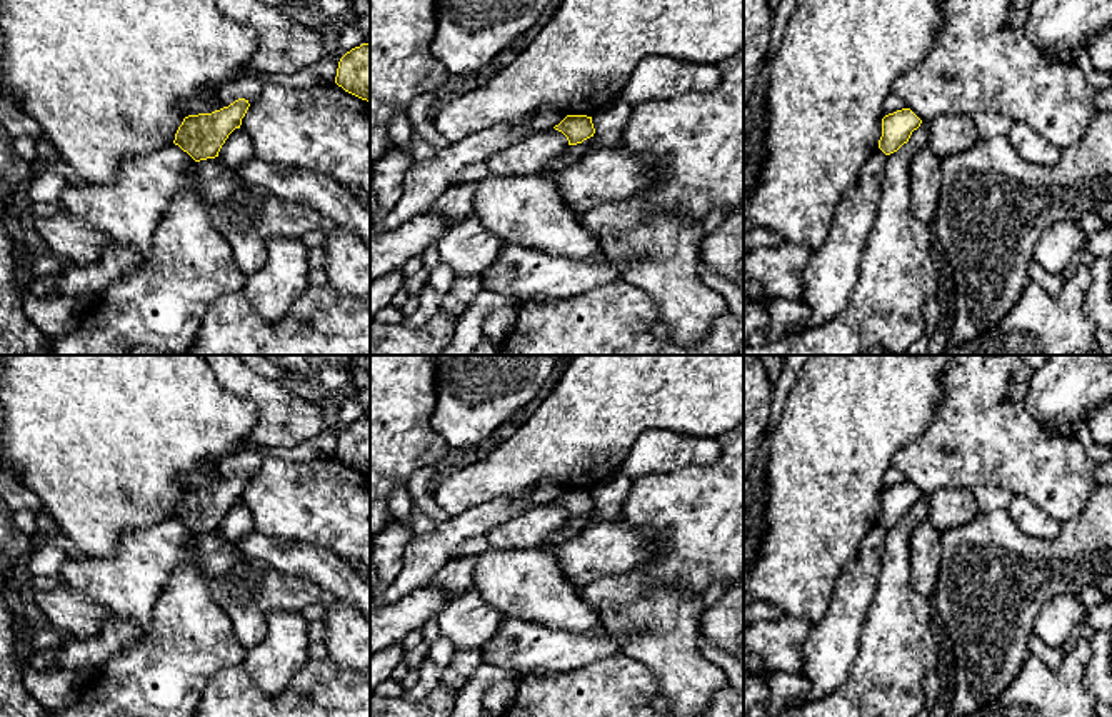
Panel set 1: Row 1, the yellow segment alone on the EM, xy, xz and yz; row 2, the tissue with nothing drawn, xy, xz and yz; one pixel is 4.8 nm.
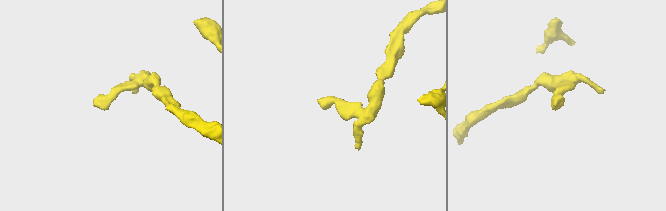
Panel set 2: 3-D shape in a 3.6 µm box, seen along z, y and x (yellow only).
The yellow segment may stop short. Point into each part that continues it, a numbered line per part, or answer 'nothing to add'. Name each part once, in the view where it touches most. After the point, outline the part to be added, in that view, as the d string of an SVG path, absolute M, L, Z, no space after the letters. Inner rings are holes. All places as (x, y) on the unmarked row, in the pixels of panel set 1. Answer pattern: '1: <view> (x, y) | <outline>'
nothing to add

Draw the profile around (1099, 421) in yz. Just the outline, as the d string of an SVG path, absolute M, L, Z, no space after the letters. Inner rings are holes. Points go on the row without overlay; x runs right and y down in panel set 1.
M1112 399L1094 409L1085 424L1097 444L1112 449Z

